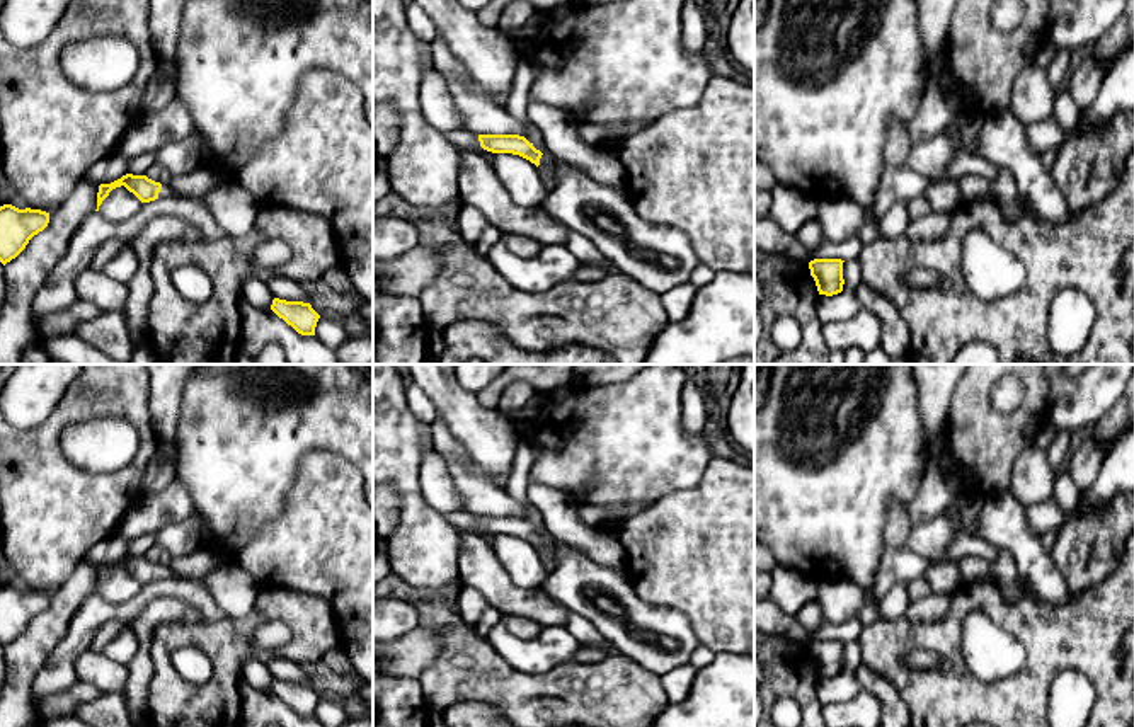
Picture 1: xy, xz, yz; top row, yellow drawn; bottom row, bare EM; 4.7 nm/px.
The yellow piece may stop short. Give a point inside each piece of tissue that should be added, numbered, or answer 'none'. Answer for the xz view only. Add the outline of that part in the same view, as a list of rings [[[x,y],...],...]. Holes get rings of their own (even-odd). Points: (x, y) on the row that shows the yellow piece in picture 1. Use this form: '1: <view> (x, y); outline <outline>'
1: xz (547, 159); outline [[[545,152],[543,155],[541,155],[541,158],[540,158],[540,163],[545,163],[552,172],[553,172],[553,182],[557,184],[558,182],[558,179],[560,179],[560,169],[562,167],[570,167],[570,169],[577,169],[577,170],[581,170],[579,167],[576,167],[576,165],[570,165],[570,163],[567,163],[567,162],[560,162],[560,160],[557,160],[553,155],[550,155],[548,152]]]

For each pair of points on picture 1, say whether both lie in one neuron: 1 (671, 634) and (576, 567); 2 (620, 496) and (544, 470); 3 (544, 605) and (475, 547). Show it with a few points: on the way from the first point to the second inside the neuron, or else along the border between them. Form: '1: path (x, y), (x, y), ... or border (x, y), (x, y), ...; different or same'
1: path (647, 623), (615, 591), (600, 584); same
2: path (601, 477), (595, 470), (562, 470); same
3: path (523, 603), (516, 601), (482, 567); same

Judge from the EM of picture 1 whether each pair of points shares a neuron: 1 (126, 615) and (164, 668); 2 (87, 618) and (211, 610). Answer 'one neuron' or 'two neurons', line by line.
1: two neurons
2: one neuron

